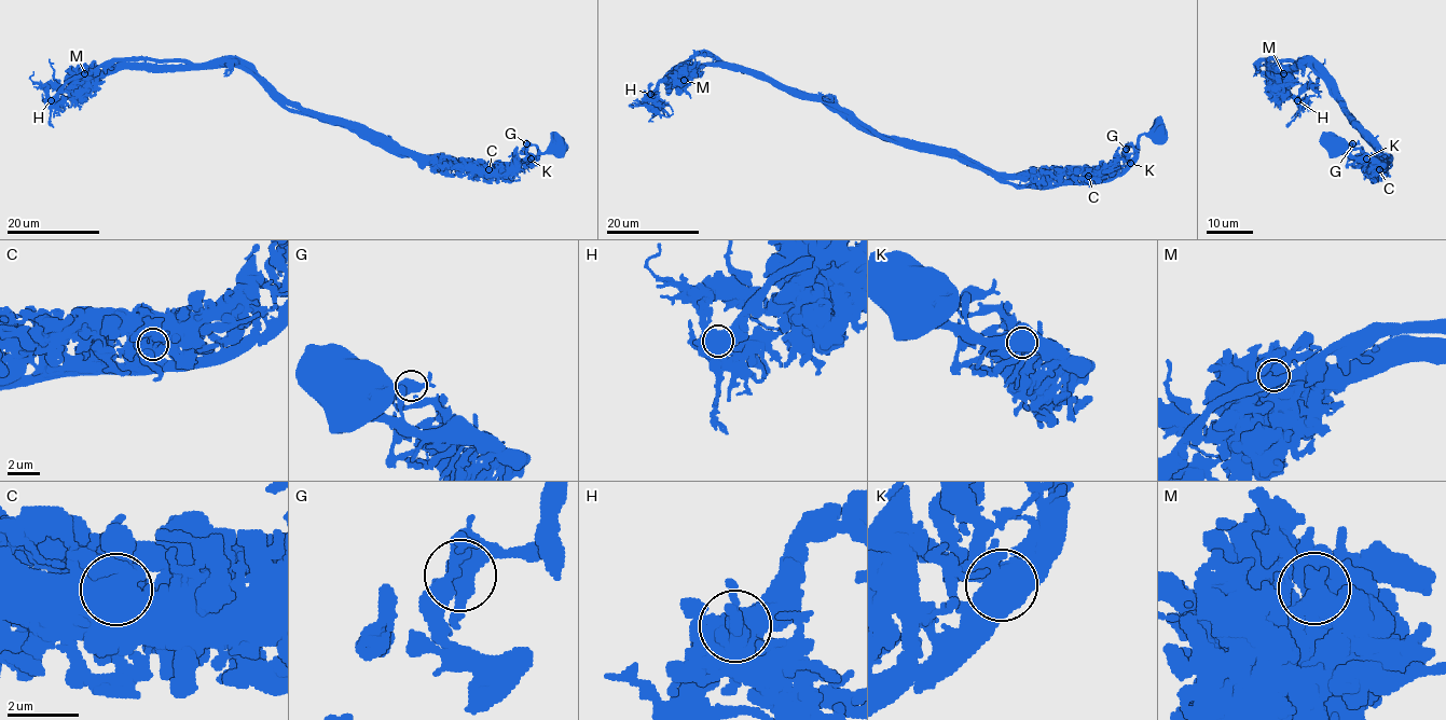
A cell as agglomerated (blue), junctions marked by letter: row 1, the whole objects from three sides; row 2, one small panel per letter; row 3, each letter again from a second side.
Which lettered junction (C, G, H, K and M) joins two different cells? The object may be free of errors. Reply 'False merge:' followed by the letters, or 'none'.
False merge: C

